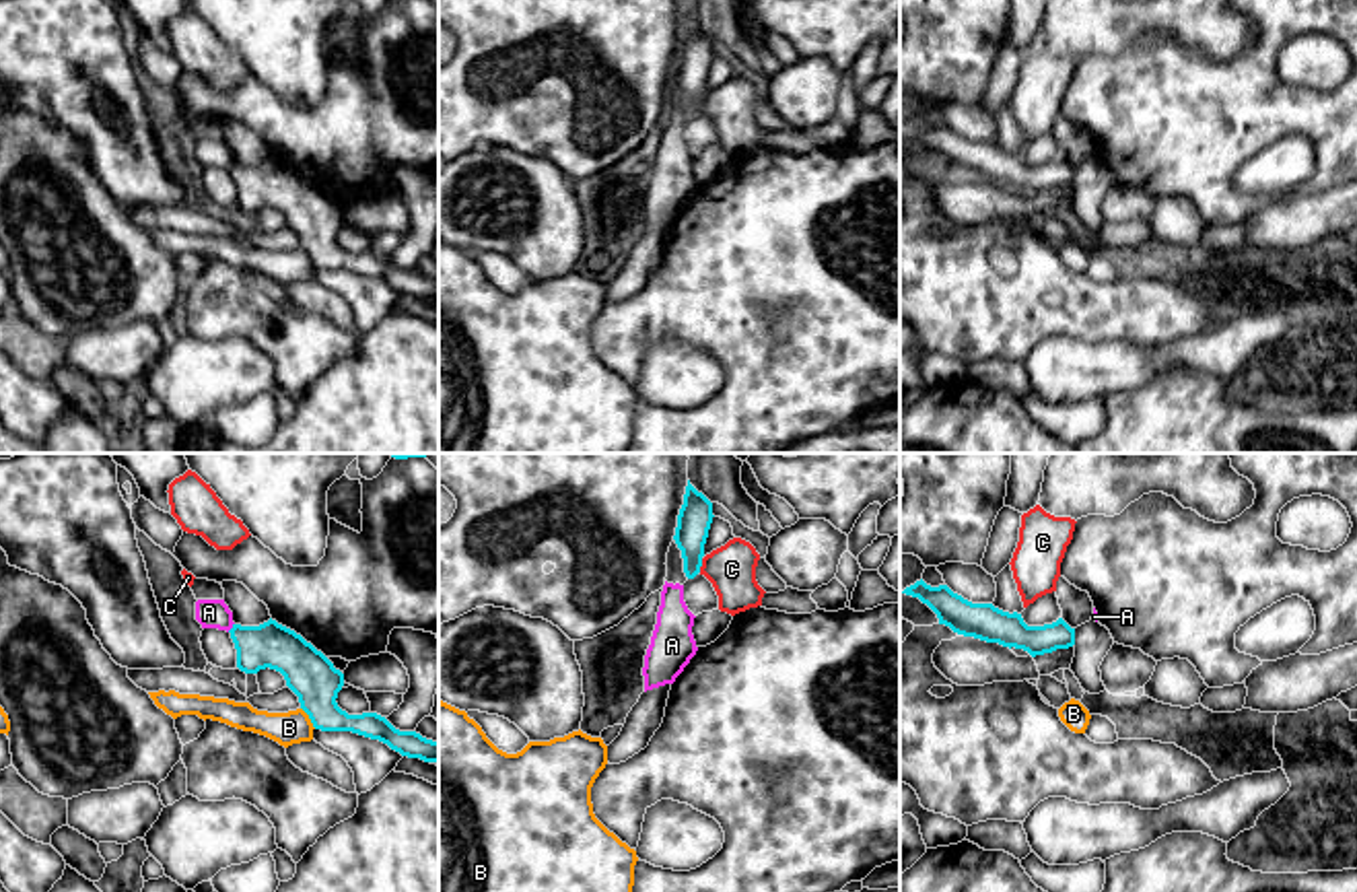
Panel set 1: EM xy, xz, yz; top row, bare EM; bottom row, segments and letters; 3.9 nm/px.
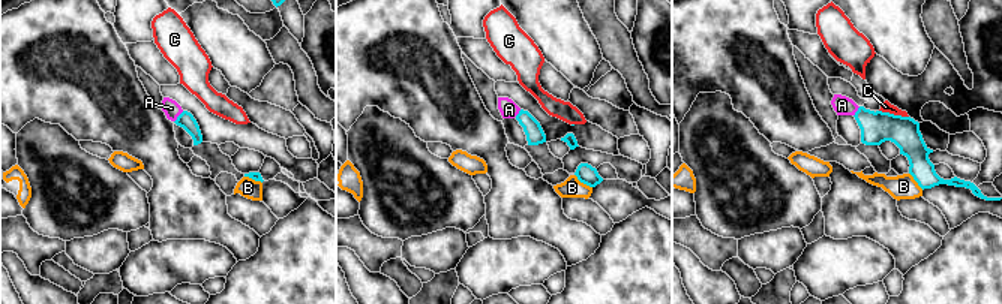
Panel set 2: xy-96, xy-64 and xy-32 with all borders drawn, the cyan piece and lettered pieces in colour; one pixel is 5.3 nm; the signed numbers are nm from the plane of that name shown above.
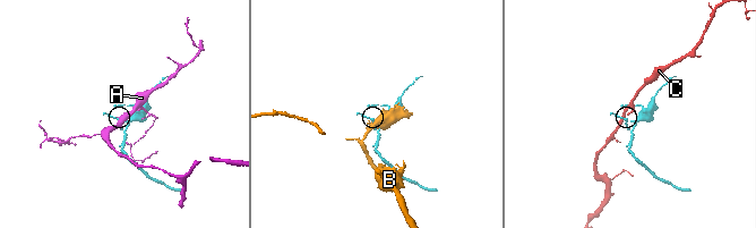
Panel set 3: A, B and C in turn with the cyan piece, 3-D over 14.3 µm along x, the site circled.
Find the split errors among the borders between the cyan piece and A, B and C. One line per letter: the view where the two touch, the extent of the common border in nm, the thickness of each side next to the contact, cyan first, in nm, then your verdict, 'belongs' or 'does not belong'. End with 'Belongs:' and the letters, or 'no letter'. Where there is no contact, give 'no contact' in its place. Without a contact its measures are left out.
A: contact in xy; length 50 nm; calibres 180 and 110 nm; does not belong
B: contact in xy; length 110 nm; calibres 190 and 130 nm; does not belong
C: contact in xz; length 60 nm; calibres 130 and 190 nm; does not belong
Belongs: no letter

